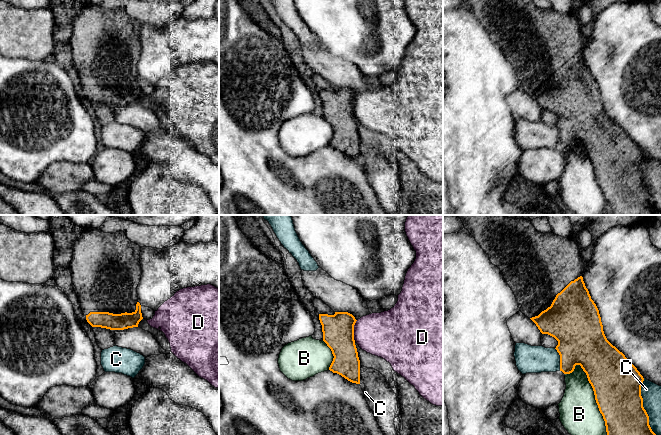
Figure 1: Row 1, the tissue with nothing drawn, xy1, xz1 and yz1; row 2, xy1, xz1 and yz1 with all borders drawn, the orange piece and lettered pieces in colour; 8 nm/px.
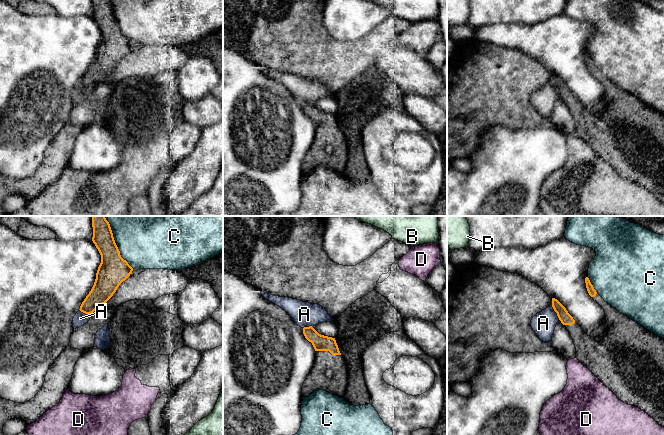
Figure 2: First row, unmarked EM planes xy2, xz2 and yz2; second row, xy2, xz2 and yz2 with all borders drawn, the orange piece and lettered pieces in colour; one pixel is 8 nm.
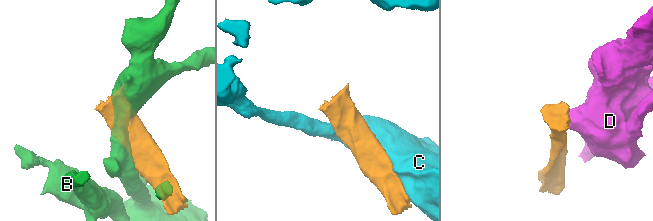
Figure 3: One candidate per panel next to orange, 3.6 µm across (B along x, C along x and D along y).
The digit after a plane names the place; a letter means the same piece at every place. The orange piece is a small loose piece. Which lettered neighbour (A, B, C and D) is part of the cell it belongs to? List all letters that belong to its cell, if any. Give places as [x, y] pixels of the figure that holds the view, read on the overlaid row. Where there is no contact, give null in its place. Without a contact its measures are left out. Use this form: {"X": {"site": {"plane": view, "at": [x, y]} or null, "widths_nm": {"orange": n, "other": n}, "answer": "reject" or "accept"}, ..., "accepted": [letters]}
{"A": {"site": {"plane": "yz2", "at": [556, 312]}, "widths_nm": {"orange": 100, "other": 190}, "answer": "reject"}, "B": {"site": {"plane": "yz1", "at": [595, 398]}, "widths_nm": {"orange": 400, "other": 320}, "answer": "reject"}, "C": {"site": {"plane": "yz1", "at": [642, 406]}, "widths_nm": {"orange": 380, "other": 160}, "answer": "reject"}, "D": {"site": {"plane": "xz1", "at": [353, 330]}, "widths_nm": {"orange": 260, "other": 360}, "answer": "reject"}, "accepted": []}

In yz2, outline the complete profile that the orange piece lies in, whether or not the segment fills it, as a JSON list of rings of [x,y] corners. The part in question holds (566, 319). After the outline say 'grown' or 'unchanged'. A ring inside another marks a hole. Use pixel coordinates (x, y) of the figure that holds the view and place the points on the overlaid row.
[[[588,277],[585,278],[585,283],[589,295],[605,312],[608,329],[603,337],[586,335],[566,308],[557,299],[552,298],[554,311],[573,339],[576,358],[619,400],[641,409],[664,427],[664,339],[605,302]]]; grown

